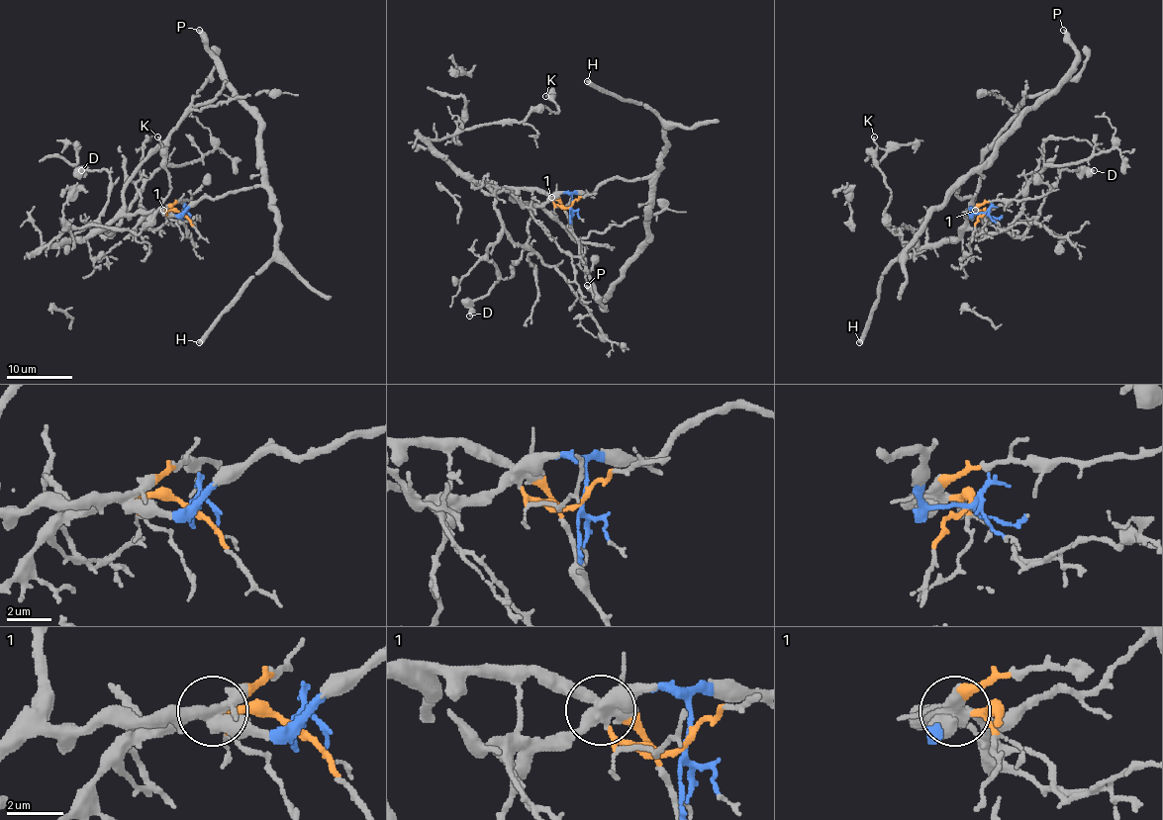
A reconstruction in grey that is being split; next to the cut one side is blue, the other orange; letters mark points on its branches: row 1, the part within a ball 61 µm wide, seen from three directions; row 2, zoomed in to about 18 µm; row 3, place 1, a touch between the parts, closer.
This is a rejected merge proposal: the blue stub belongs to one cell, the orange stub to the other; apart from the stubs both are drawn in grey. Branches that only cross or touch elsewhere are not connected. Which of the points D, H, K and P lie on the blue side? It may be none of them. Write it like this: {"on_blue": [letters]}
{"on_blue": ["H", "P"]}

